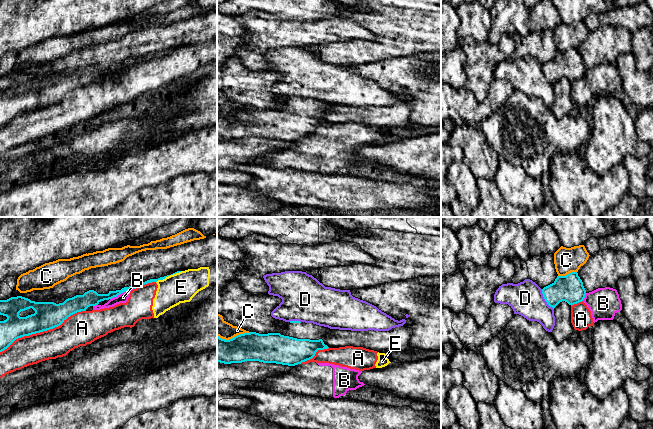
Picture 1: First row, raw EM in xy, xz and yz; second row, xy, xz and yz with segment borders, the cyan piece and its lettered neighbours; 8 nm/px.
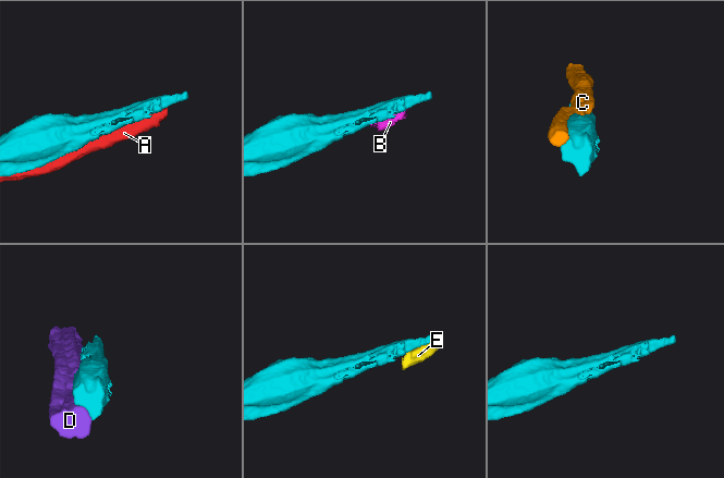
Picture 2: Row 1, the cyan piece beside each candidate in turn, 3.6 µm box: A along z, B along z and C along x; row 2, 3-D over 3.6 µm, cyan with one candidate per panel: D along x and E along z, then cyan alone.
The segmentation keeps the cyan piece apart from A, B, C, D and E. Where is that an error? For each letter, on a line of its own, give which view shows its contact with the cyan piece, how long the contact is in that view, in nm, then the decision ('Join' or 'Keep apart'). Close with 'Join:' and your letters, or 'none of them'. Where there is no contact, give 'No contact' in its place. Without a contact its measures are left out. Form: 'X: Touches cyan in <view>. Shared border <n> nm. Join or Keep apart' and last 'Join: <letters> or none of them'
A: Touches cyan in xy. Shared border 750 nm. Keep apart
B: Touches cyan in xy. Shared border 220 nm. Keep apart
C: Touches cyan in xz. Shared border 280 nm. Keep apart
D: Touches cyan in yz. Shared border 190 nm. Keep apart
E: Touches cyan in xy. Shared border 220 nm. Keep apart
Join: none of them

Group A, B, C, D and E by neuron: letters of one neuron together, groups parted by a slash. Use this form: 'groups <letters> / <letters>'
groups A B E / C / D

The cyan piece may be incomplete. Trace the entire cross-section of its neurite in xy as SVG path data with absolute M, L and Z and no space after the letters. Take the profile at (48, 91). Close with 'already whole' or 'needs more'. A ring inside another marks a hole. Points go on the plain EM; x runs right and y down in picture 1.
M170 51L135 59L121 66L109 67L108 70L98 70L94 66L89 66L83 71L76 71L59 80L35 78L22 72L0 76L0 91L7 93L6 96L0 97L0 128L7 125L16 115L58 103L71 91L86 87L88 83L96 82L101 77L117 73L130 63L136 65L140 61L157 58L168 52ZM30 84L35 87L34 90L26 93L19 92L21 87Z; already whole

